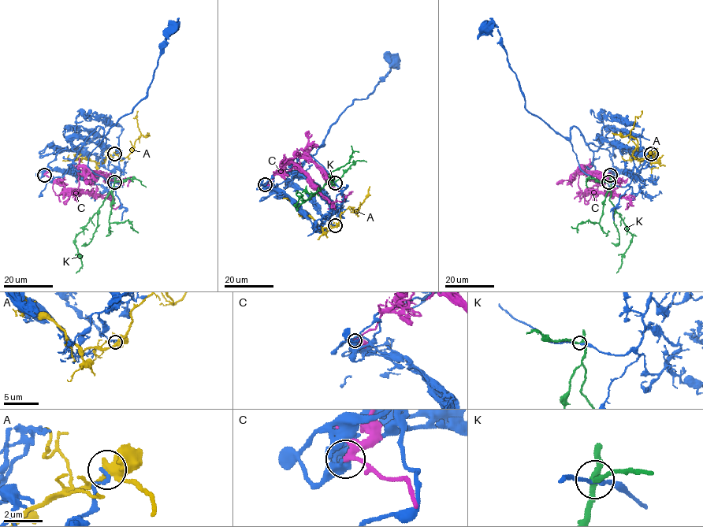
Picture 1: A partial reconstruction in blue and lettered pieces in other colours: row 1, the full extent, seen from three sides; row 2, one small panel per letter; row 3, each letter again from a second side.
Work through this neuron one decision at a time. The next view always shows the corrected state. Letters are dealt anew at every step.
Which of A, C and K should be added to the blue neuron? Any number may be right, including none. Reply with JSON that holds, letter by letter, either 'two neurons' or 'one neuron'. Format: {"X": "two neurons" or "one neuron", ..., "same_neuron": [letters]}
{"A": "two neurons", "C": "two neurons", "K": "two neurons", "same_neuron": []}

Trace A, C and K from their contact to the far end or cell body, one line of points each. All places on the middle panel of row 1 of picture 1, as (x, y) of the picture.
A: (335, 225), (340, 214), (349, 206), (355, 212), (361, 203), (357, 209), (358, 217)
C: (264, 184), (299, 152), (299, 157), (318, 165), (331, 184), (345, 196), (349, 194)
K: (335, 183), (325, 183), (297, 206), (295, 205), (303, 195), (296, 191)

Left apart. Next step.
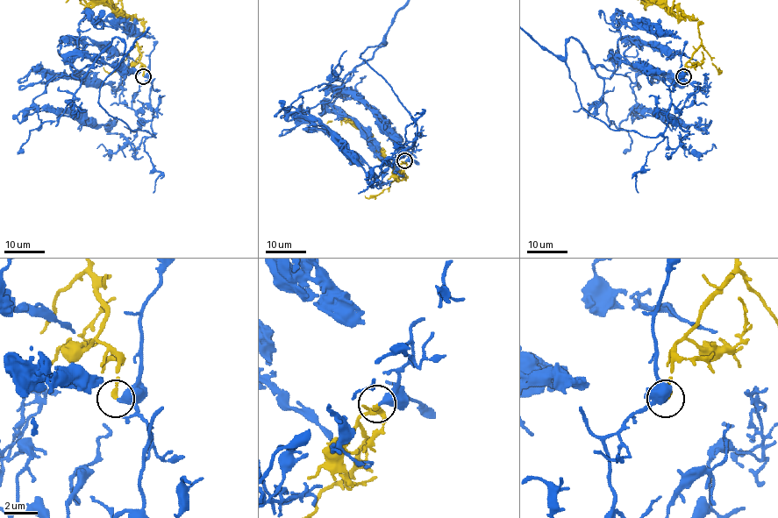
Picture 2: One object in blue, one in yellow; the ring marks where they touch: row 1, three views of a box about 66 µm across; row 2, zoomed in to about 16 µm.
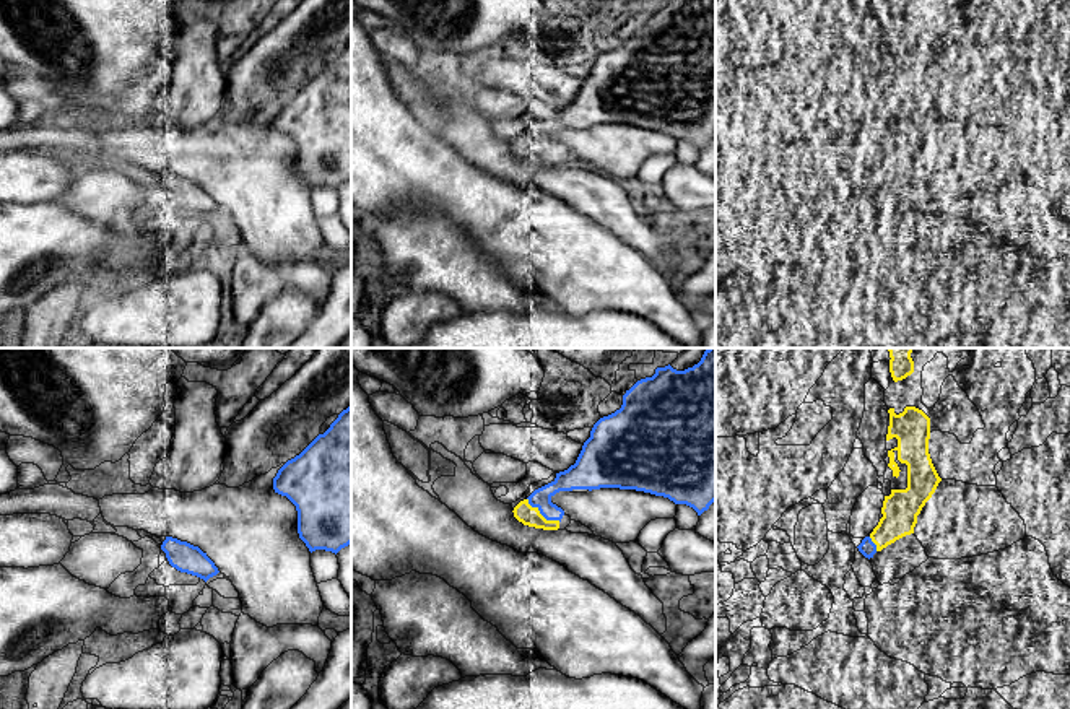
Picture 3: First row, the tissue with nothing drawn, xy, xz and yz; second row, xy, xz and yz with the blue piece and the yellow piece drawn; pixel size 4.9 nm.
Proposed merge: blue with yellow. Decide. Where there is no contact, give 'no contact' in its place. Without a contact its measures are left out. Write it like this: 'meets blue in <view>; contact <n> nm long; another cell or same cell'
meets blue in xz; contact 200 nm long; same cell

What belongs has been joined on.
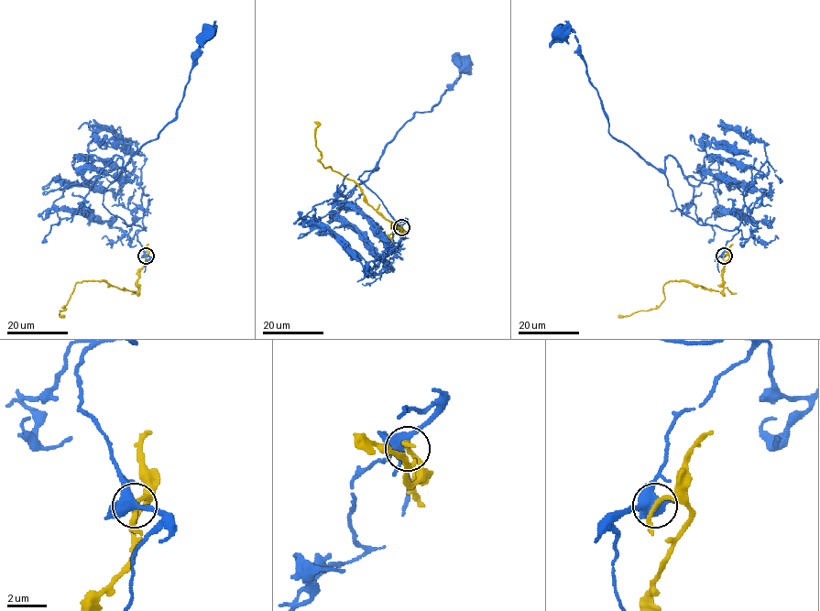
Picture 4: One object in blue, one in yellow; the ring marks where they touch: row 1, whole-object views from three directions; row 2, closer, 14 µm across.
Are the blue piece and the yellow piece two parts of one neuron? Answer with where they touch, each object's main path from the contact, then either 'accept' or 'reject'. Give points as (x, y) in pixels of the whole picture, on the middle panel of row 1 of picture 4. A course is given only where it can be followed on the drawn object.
place (401, 227); course blue (401, 227), (392, 232), (394, 242), (401, 228), (359, 176), (376, 167), (416, 112), (431, 111), (464, 63); course yellow (401, 227), (401, 232), (376, 211), (353, 180), (330, 167), (325, 168), (315, 143), (318, 125), (314, 121); reject

